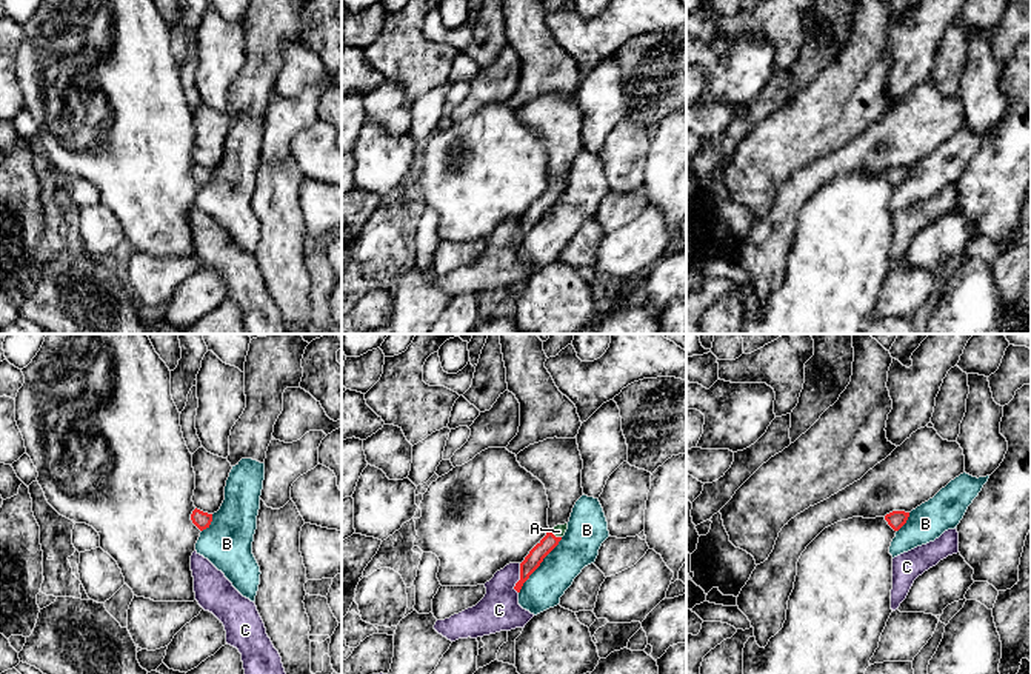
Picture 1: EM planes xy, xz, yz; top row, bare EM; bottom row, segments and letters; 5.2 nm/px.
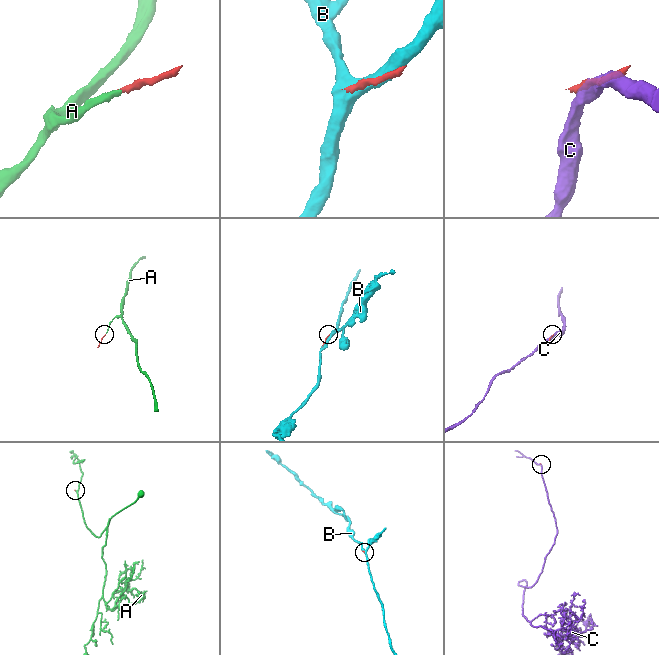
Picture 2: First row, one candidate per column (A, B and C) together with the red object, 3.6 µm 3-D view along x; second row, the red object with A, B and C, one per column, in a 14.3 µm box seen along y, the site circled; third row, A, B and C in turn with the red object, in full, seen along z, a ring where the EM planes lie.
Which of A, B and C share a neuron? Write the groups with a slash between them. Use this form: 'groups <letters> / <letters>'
groups A / B / C

